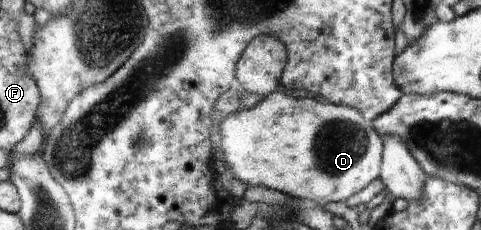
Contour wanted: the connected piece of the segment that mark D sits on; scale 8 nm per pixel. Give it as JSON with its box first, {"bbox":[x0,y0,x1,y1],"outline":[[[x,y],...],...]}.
{"bbox":[220,91,382,207],"outline":[[[282,91],[271,92],[247,110],[234,112],[220,124],[221,148],[228,173],[234,181],[278,190],[296,198],[308,198],[320,207],[330,202],[345,202],[364,190],[380,174],[382,140],[370,122],[349,106],[318,102],[314,98],[293,98]]]}

